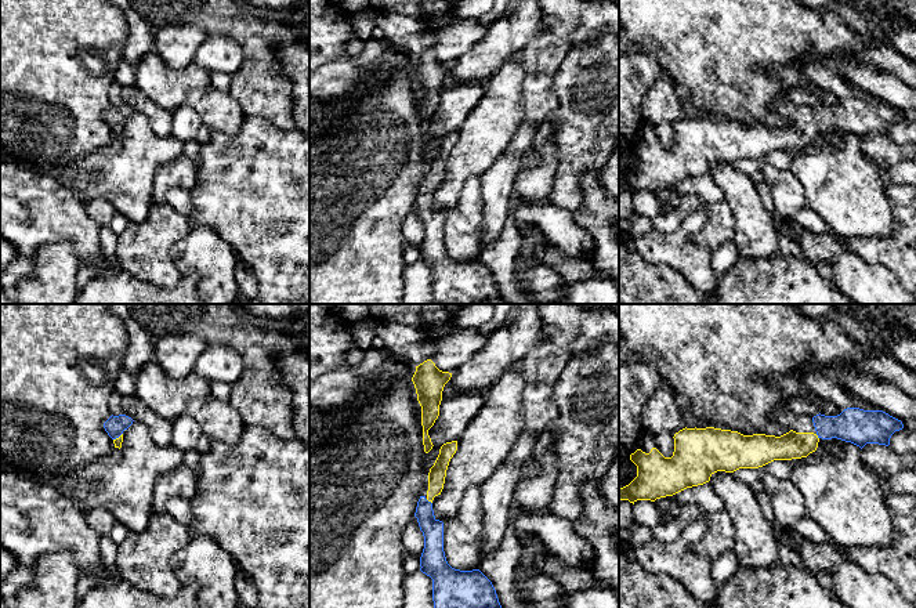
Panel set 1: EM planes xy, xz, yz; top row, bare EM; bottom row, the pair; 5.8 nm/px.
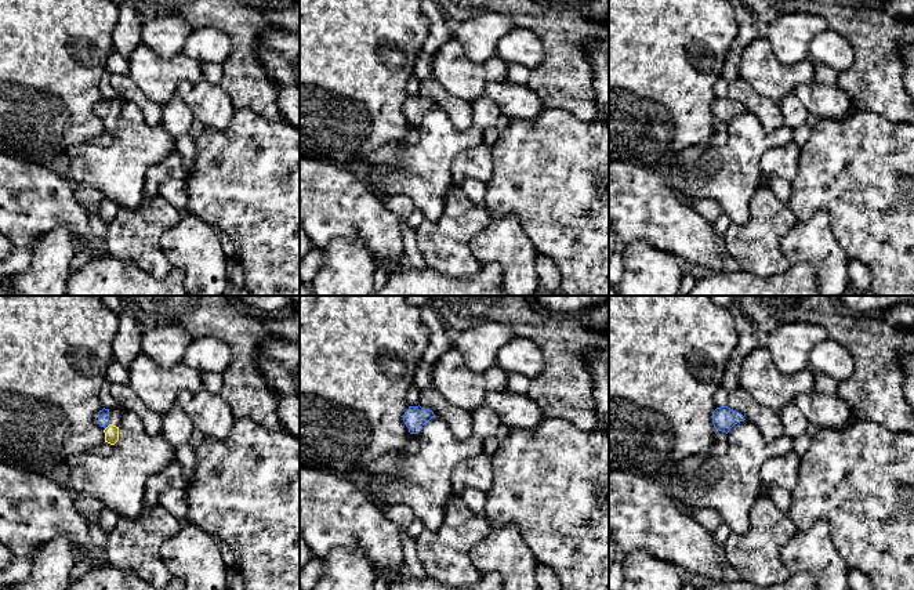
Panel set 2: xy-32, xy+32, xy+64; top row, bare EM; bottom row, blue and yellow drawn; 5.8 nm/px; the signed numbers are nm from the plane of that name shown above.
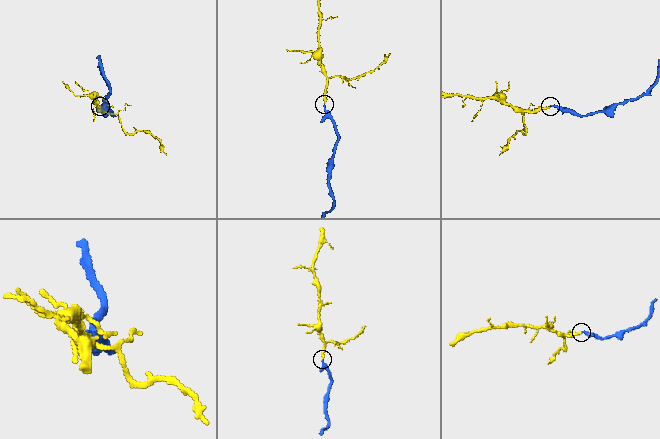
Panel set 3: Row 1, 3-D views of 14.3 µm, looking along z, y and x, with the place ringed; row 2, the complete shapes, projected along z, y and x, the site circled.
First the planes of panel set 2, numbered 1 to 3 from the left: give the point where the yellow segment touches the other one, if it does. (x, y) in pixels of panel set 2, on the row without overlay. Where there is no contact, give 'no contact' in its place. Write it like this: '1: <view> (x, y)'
1: no contact
2: no contact
3: no contact

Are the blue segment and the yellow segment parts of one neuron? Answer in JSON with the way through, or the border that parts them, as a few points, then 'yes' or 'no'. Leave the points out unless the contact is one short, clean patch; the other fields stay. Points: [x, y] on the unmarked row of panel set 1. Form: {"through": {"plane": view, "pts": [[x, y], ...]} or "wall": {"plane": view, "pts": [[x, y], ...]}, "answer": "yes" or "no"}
{"through": {"plane": "xz", "pts": [[433, 220], [427, 213], [427, 191], [435, 177], [437, 165]]}, "answer": "yes"}

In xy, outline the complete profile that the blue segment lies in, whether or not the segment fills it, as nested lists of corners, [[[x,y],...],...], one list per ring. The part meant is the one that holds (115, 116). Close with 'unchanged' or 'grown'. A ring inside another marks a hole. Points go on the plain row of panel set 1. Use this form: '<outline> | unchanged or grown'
[[[126,105],[111,106],[105,113],[104,119],[108,126],[113,130],[115,138],[122,138],[123,122],[133,115],[133,109]]] | grown

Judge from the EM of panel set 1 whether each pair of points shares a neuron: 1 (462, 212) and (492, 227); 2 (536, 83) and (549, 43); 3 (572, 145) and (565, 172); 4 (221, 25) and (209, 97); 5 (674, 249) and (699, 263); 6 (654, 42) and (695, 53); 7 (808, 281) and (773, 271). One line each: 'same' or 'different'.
1: different
2: same
3: same
4: different
5: same
6: same
7: same

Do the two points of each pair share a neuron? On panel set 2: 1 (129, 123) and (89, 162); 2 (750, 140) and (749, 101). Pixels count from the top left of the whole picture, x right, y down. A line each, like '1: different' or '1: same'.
1: same
2: different

